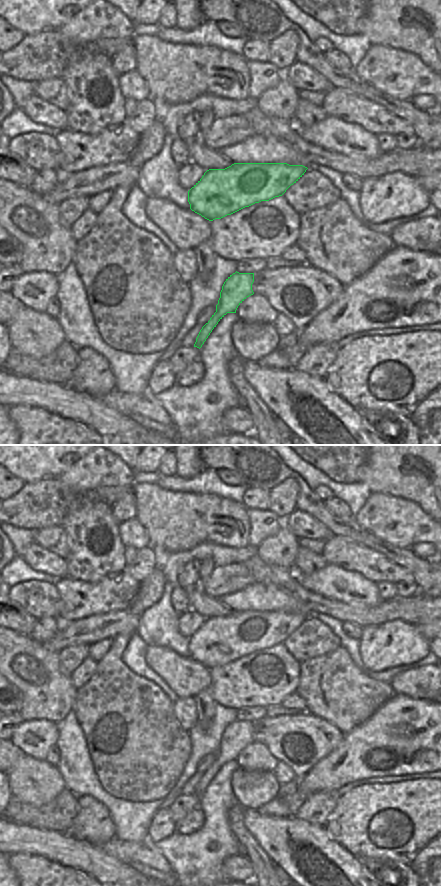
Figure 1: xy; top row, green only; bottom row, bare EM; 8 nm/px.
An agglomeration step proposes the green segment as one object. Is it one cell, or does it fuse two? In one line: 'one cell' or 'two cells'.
one cell

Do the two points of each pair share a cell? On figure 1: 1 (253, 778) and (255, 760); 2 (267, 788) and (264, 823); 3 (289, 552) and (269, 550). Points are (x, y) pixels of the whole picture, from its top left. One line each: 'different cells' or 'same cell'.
1: different cells
2: different cells
3: same cell

